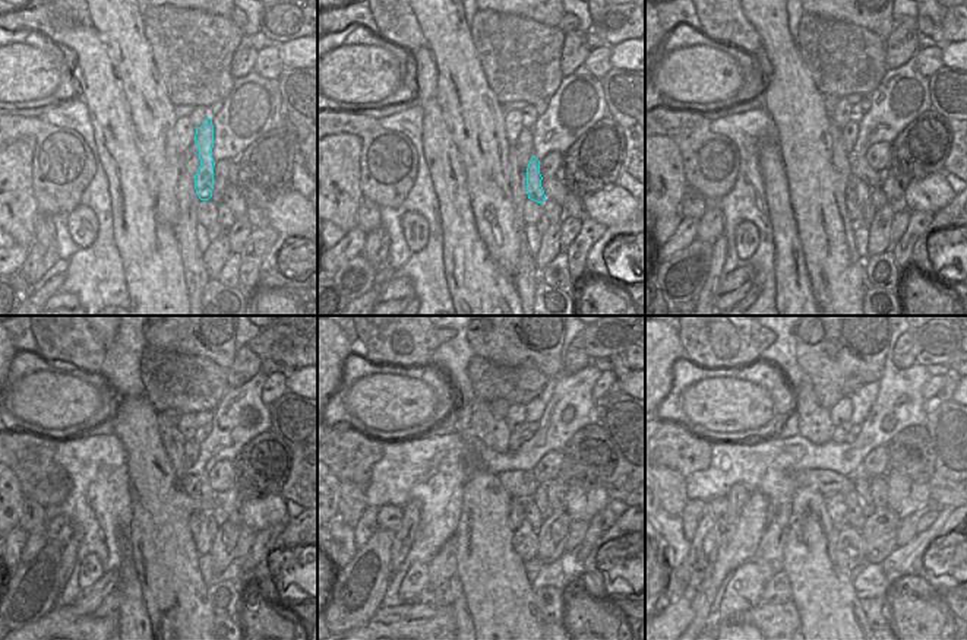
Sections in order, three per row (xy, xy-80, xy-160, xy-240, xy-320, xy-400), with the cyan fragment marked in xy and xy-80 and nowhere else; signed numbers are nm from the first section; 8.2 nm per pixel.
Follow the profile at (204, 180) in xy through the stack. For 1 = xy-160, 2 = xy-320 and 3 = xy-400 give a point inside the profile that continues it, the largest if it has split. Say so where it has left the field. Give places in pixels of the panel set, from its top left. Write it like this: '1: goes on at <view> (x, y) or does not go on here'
1: goes on at xy-160 (862, 190)
2: goes on at xy-320 (525, 539)
3: goes on at xy-400 (850, 550)

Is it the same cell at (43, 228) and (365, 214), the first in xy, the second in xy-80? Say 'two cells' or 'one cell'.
one cell

